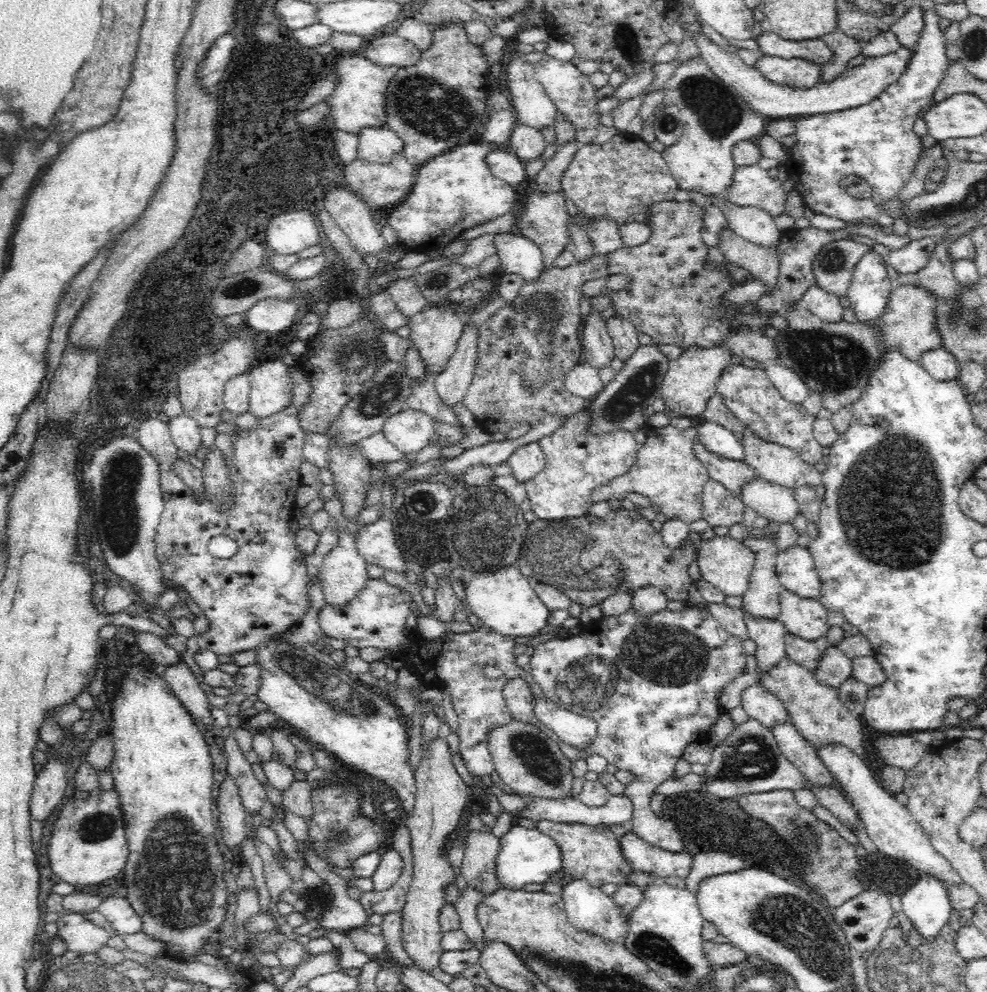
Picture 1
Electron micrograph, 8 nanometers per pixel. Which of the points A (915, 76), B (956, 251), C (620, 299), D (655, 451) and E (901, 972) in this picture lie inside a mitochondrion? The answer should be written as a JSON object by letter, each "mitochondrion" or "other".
{"A":"other","B":"other","C":"other","D":"other","E":"mitochondrion"}

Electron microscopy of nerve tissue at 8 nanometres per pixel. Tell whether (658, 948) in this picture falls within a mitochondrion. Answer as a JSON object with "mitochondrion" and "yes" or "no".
{"mitochondrion":"yes"}

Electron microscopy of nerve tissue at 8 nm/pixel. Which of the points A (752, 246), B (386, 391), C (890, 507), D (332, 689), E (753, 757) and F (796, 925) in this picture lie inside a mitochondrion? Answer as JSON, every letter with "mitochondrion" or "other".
{"A":"other","B":"mitochondrion","C":"mitochondrion","D":"mitochondrion","E":"mitochondrion","F":"mitochondrion"}

